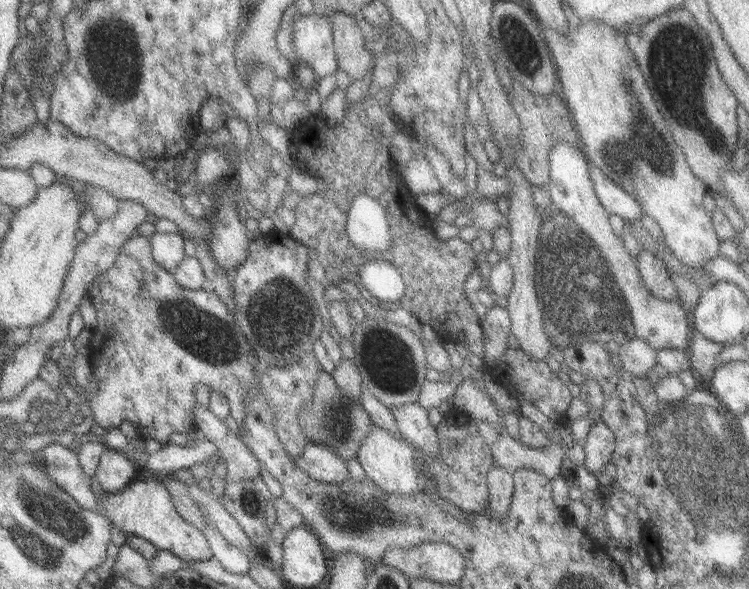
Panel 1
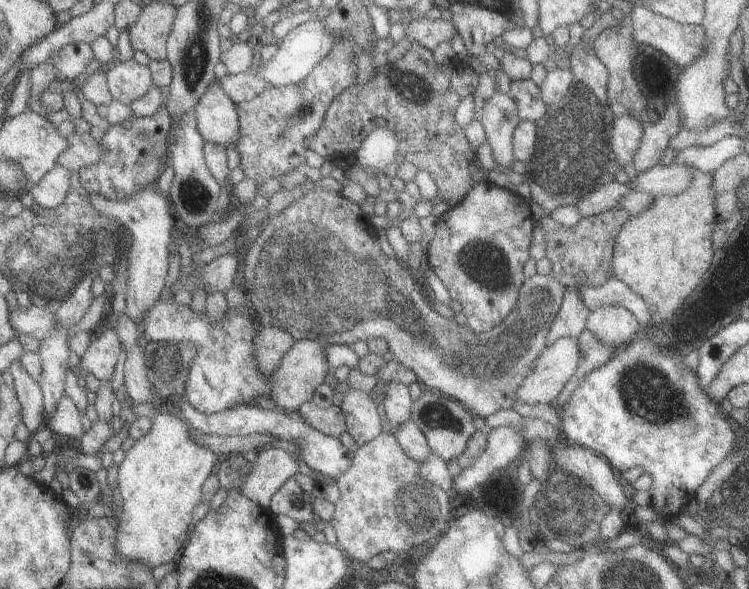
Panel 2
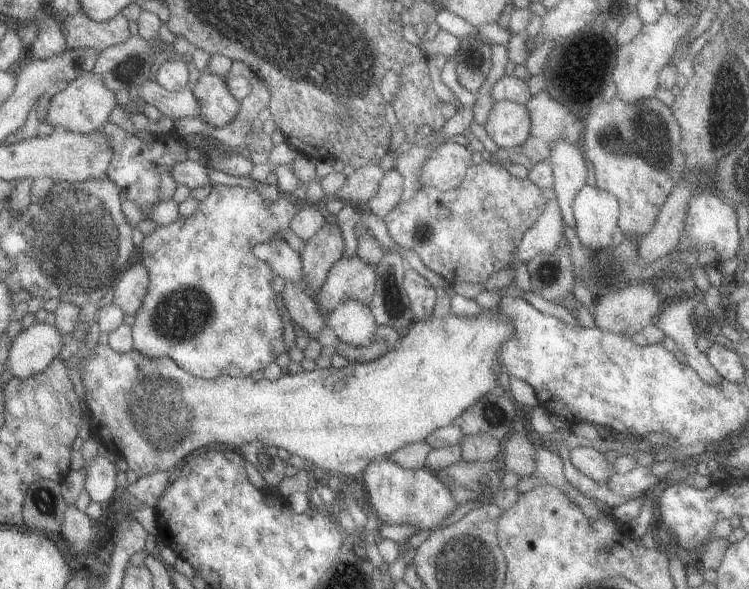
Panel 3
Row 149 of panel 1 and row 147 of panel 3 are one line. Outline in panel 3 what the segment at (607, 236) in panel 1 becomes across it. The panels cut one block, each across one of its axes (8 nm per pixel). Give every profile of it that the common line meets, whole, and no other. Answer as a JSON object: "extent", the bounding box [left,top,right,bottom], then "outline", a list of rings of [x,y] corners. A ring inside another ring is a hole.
{"extent":[549,140,587,226],"outline":[[[558,140],[552,144],[549,161],[554,176],[554,192],[564,226],[575,226],[573,213],[574,197],[586,185],[587,166],[580,144],[568,144]]]}

